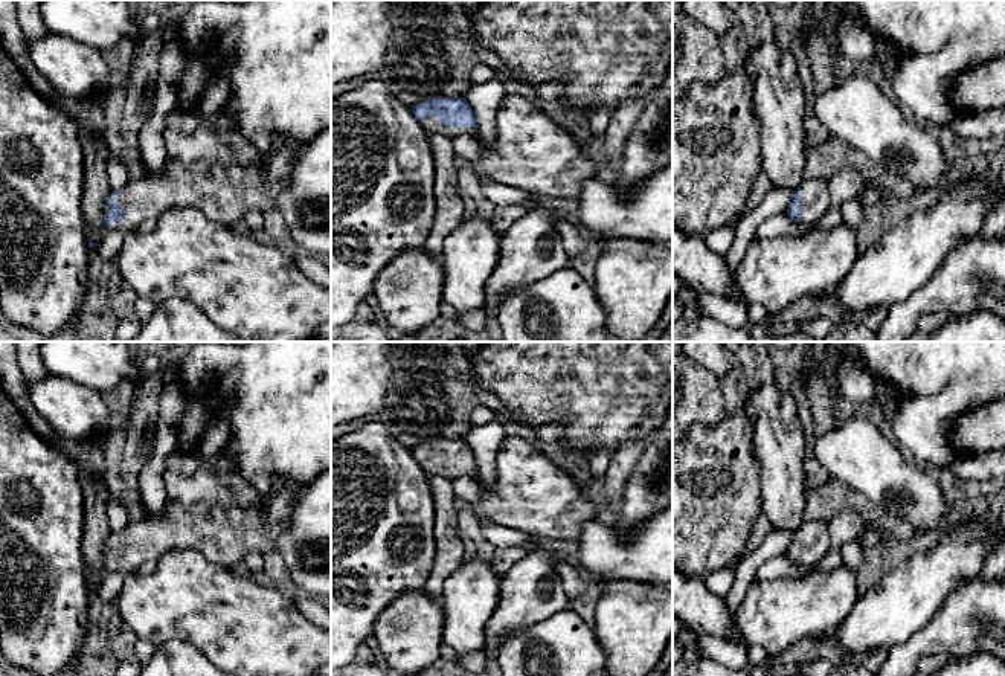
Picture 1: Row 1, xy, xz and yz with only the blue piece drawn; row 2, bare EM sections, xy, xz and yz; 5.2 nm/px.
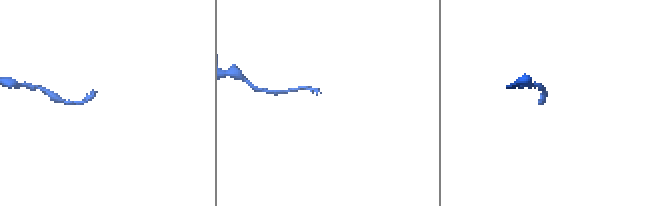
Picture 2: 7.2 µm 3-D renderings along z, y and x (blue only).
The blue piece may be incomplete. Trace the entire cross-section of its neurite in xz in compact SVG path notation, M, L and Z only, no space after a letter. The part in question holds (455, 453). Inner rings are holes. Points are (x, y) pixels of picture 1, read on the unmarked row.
M436 438L412 449L412 455L429 476L448 479L467 476L477 481L477 462L465 439Z

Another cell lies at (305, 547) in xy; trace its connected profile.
M331 470L300 491L276 551L299 594L331 597Z

